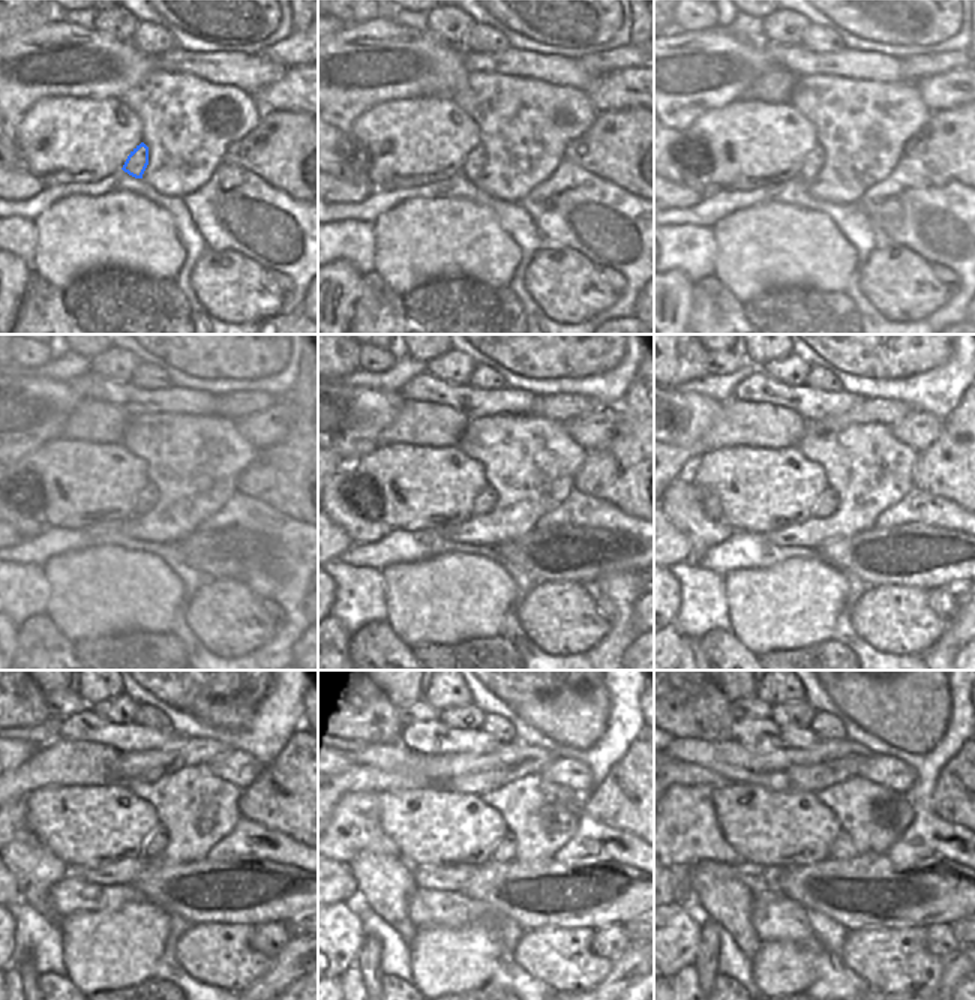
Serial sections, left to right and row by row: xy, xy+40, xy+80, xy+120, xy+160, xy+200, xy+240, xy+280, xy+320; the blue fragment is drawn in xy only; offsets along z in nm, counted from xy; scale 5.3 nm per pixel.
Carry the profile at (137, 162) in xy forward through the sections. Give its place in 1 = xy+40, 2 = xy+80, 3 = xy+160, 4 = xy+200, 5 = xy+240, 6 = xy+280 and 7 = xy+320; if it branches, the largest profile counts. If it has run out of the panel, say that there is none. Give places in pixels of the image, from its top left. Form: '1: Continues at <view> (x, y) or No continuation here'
1: Continues at xy+40 (473, 164)
2: Continues at xy+80 (813, 161)
3: Continues at xy+160 (485, 502)
4: Continues at xy+200 (827, 504)
5: Continues at xy+240 (155, 844)
6: Continues at xy+280 (504, 850)
7: Continues at xy+320 (842, 847)

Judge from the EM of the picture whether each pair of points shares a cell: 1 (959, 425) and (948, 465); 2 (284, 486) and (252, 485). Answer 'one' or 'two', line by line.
1: one
2: one

